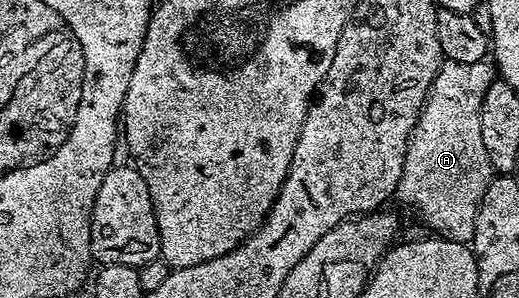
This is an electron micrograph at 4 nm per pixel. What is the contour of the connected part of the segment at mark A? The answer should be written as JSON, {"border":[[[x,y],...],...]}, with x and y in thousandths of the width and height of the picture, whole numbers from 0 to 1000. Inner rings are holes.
{"border":[[[859,201],[846,225],[790,463],[767,614],[763,671],[805,711],[807,732],[836,775],[830,782],[882,819],[911,809],[921,688],[948,601],[933,450],[925,450],[933,322],[946,275],[948,228],[936,208],[888,215]]]}

